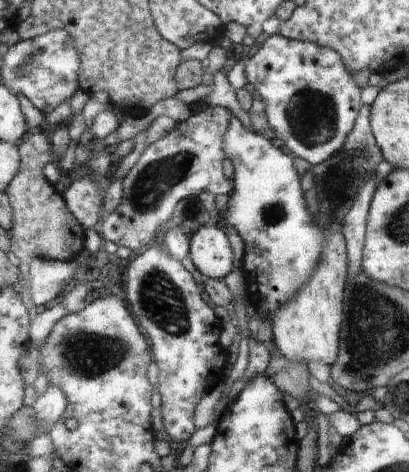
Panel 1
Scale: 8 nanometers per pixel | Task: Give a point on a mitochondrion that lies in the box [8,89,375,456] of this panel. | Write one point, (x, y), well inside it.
(85, 355)

